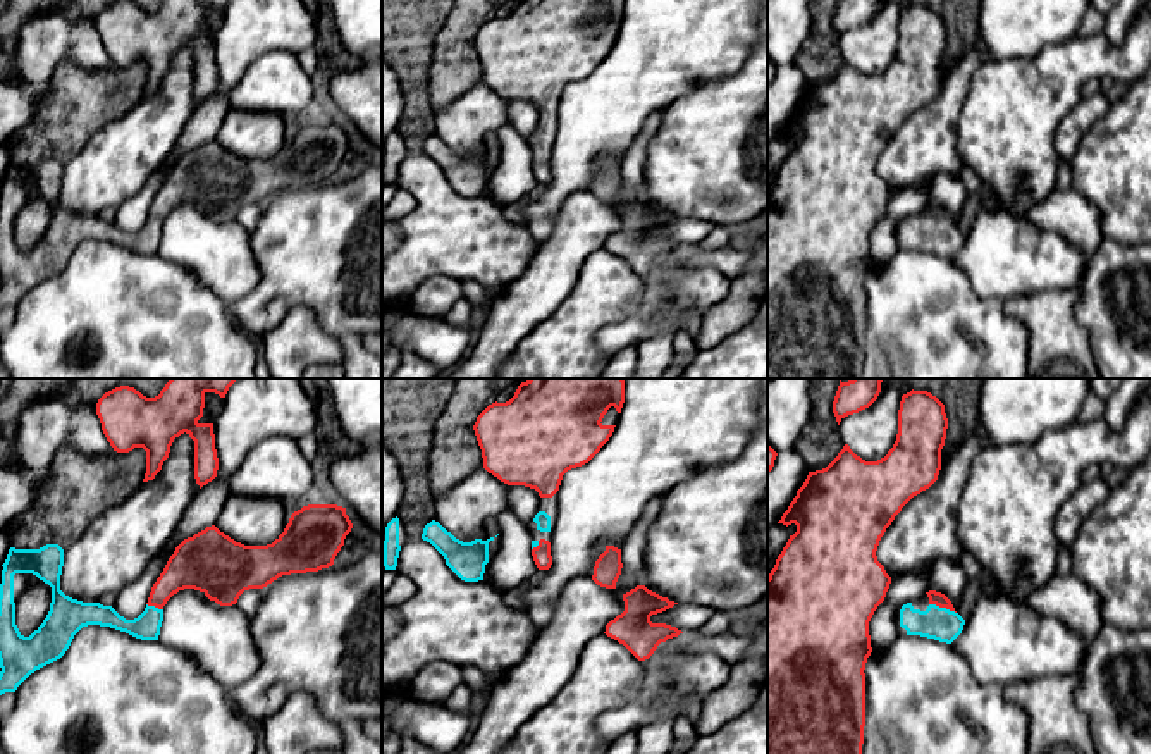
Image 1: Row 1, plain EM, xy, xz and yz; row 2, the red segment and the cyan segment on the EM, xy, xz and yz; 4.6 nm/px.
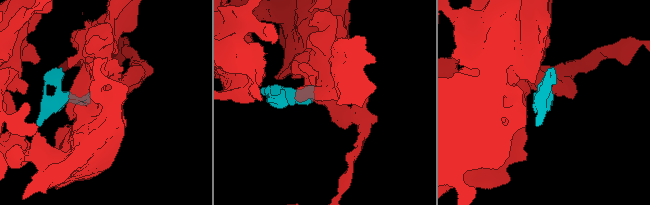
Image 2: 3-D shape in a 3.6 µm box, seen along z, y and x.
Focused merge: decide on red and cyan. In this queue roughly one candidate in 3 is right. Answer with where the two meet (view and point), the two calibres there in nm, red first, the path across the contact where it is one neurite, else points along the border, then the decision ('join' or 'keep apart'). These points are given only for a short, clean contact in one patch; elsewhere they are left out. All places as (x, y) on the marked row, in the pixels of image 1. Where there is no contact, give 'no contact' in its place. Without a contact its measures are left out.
yz (943, 606) | 70/160 nm | across yz (940, 599), (943, 606), (940, 624) | join

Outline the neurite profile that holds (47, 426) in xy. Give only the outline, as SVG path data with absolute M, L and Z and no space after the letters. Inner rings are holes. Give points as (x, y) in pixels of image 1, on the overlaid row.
M60 398L28 405L17 422L10 453L15 463L0 467L0 532L33 503L33 491L52 477L57 453L64 446L83 454L110 454L96 405L67 405Z

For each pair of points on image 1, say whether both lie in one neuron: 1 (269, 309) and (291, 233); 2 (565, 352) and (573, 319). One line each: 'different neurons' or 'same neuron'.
1: same neuron
2: same neuron

